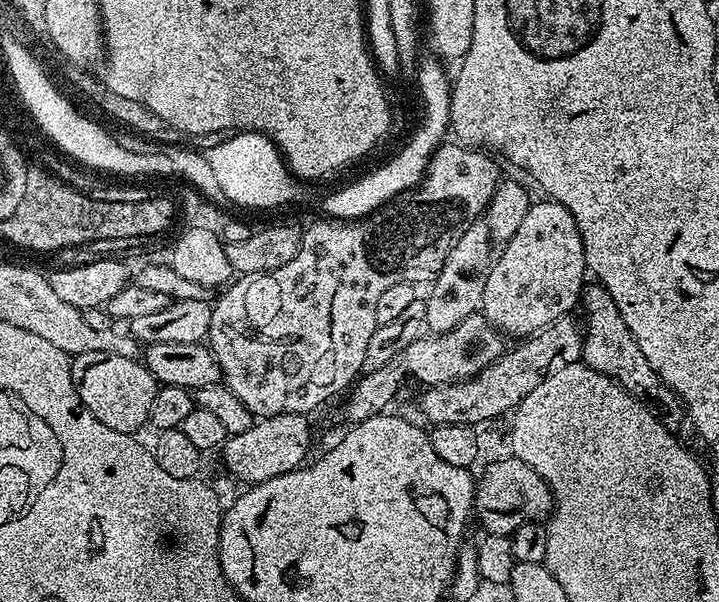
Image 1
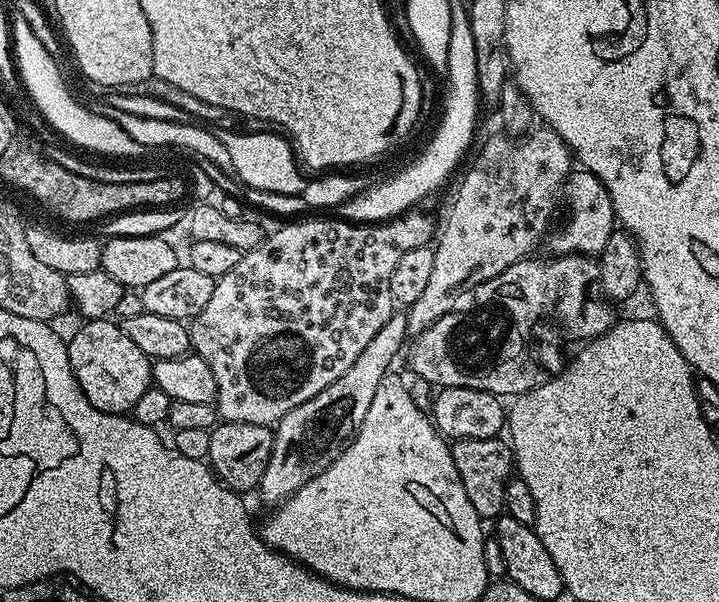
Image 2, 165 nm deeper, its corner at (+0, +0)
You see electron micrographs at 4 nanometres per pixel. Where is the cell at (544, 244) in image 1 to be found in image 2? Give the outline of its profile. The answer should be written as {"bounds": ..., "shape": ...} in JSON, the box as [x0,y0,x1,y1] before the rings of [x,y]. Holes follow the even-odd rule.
{"bounds":[546,170,618,258],"shape":[[[576,170],[568,177],[562,196],[565,201],[568,199],[568,221],[556,233],[553,231],[547,237],[546,245],[548,244],[549,253],[552,256],[579,254],[593,258],[599,257],[600,251],[604,249],[606,242],[618,228],[618,221],[606,186],[593,172]]]}

